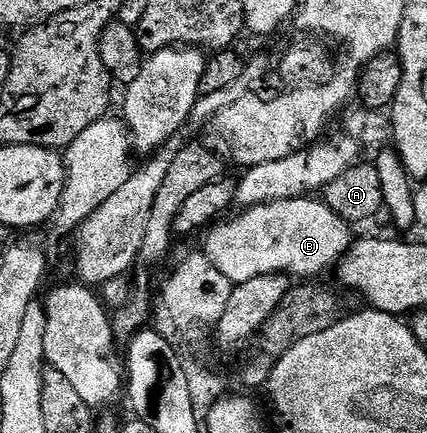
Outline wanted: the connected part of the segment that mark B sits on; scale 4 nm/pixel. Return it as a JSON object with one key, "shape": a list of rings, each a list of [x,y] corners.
{"shape":[[[317,197],[264,203],[258,207],[242,210],[237,214],[241,215],[212,224],[204,236],[206,239],[205,247],[203,247],[203,254],[209,258],[211,265],[215,265],[215,269],[219,269],[219,273],[223,273],[223,277],[230,279],[234,285],[243,281],[251,281],[251,277],[260,275],[276,275],[278,273],[284,273],[290,277],[317,275],[320,271],[327,270],[328,267],[330,270],[351,246],[350,224],[338,218],[336,213]]]}

